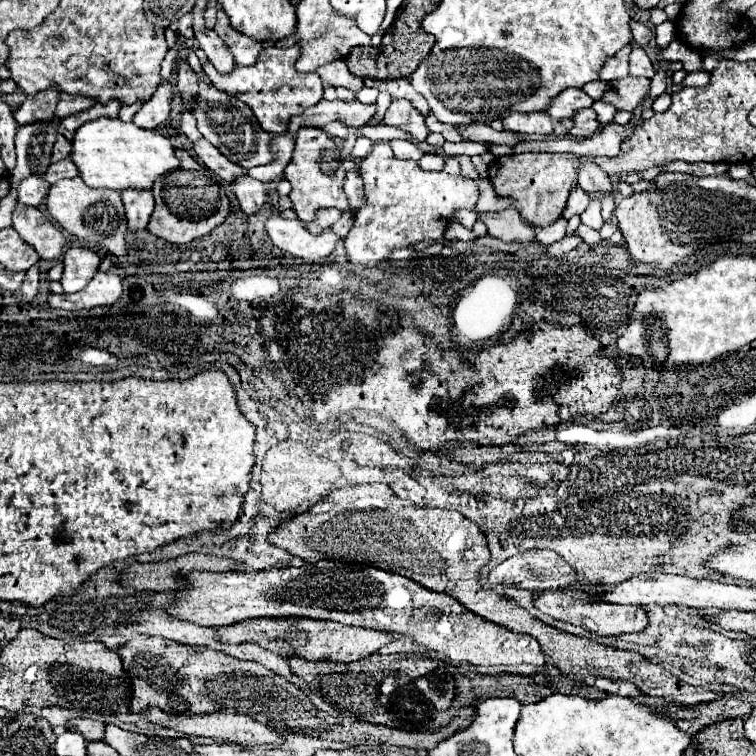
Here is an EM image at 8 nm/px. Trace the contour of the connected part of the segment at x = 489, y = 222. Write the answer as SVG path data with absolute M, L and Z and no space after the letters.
M507 208L501 212L477 212L477 220L483 220L489 234L501 238L503 242L523 242L535 238L533 230L529 230L519 216L517 208Z

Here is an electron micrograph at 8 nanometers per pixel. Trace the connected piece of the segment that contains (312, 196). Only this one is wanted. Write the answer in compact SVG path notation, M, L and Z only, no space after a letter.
M301 128L295 138L293 158L285 168L285 178L291 182L289 198L293 202L293 210L297 212L299 220L311 222L313 212L317 208L337 208L341 212L349 212L349 200L343 192L343 178L345 168L341 164L339 146L319 128Z

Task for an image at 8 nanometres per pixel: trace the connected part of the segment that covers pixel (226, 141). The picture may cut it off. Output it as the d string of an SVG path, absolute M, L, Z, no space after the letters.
M197 72L197 80L199 80L199 94L193 100L193 108L191 114L197 120L197 128L199 132L221 152L225 154L231 162L239 164L241 168L249 170L253 166L259 164L267 164L271 162L271 152L269 152L269 140L271 134L265 132L257 120L255 114L251 112L251 108L247 104L243 104L241 100L237 100L235 96L211 86L205 82L205 72Z

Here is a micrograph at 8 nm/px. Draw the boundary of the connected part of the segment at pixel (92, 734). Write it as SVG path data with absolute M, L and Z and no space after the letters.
M81 718L79 720L69 720L67 728L83 734L83 738L87 742L103 740L103 736L105 736L105 724L103 722L97 722L97 720L81 720Z

